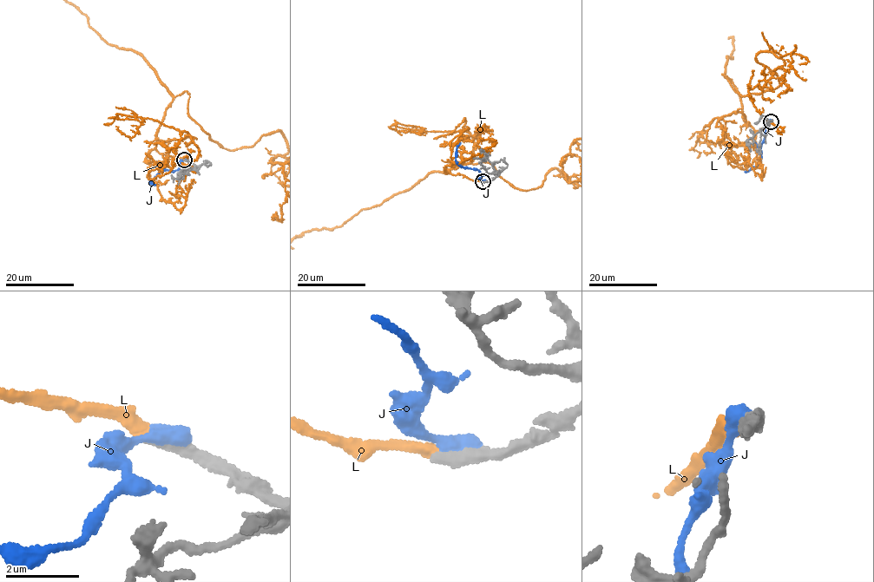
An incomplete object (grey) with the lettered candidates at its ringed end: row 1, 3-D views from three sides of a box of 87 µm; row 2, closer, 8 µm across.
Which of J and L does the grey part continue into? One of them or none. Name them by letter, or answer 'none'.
L

